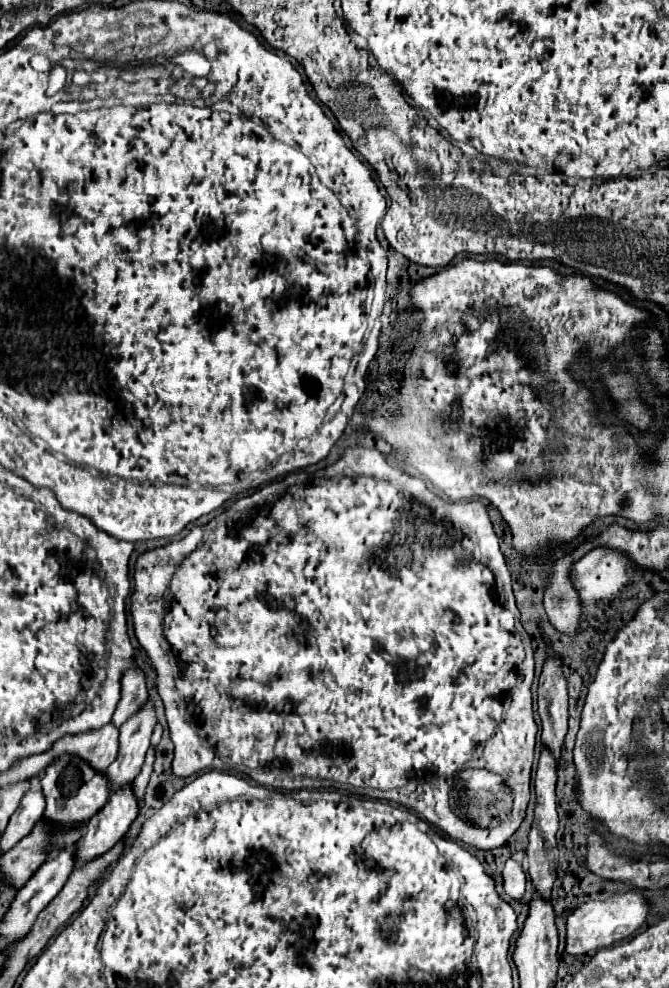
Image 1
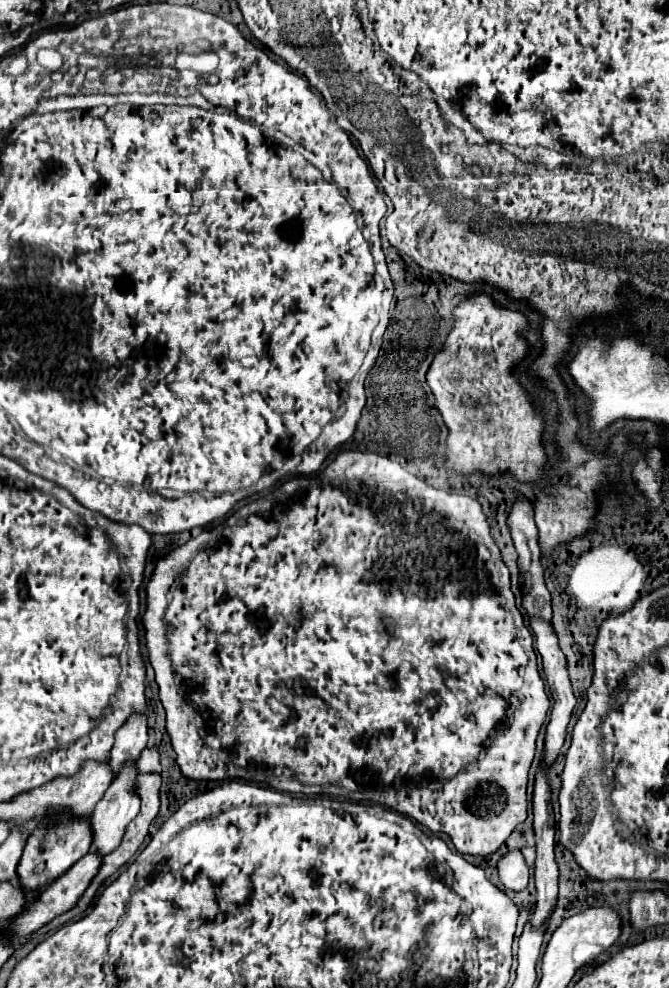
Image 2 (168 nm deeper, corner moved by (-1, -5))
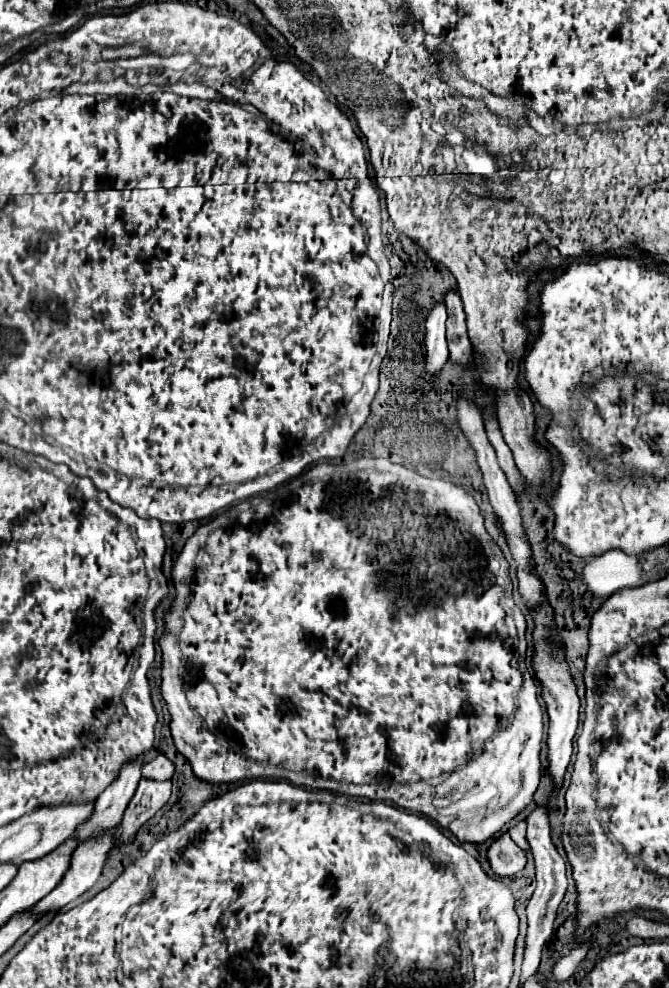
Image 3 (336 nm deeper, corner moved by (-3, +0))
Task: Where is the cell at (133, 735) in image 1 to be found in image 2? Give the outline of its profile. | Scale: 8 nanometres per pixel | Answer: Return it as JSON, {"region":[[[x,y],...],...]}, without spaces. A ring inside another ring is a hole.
{"region":[[[133,761],[123,763],[123,767],[119,769],[119,773],[113,777],[109,789],[105,791],[103,799],[95,805],[93,815],[91,815],[91,827],[93,827],[93,845],[101,855],[107,855],[111,851],[115,851],[115,847],[121,841],[121,835],[127,827],[127,823],[131,819],[135,819],[135,815],[139,813],[139,795],[135,793],[135,779],[137,779],[137,767]]]}

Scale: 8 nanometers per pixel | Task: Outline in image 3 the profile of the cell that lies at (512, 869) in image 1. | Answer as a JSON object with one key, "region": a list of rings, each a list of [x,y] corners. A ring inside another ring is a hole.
{"region":[[[503,832],[499,838],[493,840],[487,852],[491,870],[497,876],[513,876],[525,868],[525,852],[511,840],[509,832]]]}

